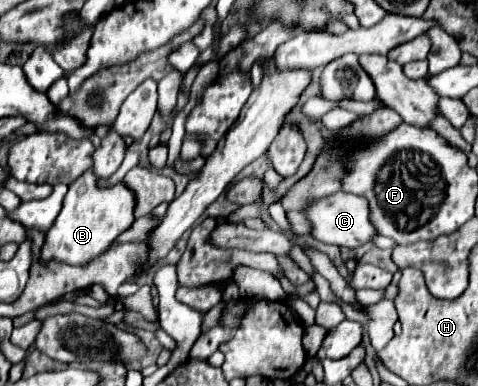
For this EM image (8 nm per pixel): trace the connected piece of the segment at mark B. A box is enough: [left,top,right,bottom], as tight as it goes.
[41,168,135,264]

